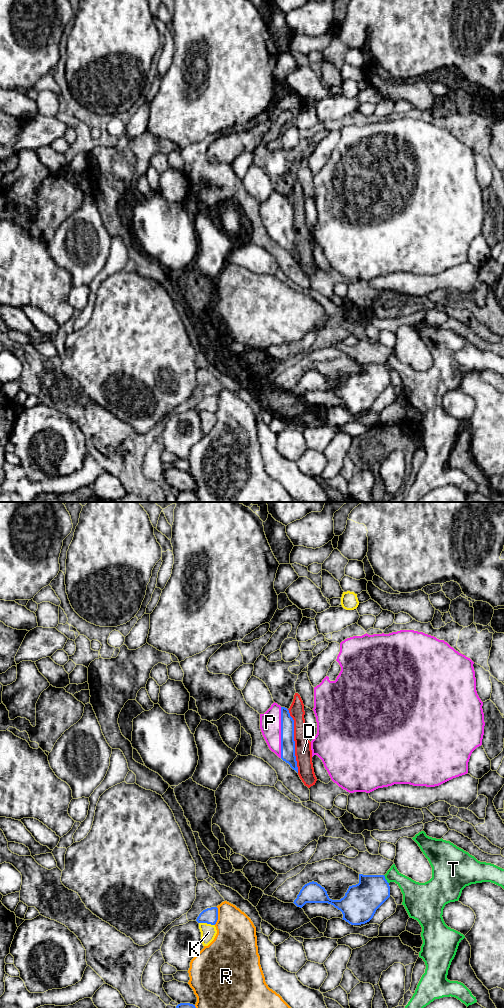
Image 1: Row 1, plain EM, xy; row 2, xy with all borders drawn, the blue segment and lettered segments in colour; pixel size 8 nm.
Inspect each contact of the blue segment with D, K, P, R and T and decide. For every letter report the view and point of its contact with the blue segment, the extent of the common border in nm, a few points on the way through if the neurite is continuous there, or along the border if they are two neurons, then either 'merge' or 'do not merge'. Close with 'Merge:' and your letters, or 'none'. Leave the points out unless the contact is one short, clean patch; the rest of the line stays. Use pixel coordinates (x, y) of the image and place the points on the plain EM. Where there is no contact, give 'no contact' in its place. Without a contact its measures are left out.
D: meets blue in xy at (294, 229); contact 500 nm long; do not merge
K: meets blue in xy at (207, 411); contact 130 nm long; do not merge
P: meets blue in xy at (281, 220); contact 400 nm long; runs through xy (287, 211), (281, 220), (270, 210); merge
R: meets blue in xy at (217, 404); contact 150 nm long; do not merge
T: meets blue in xy at (385, 367); contact 80 nm long; do not merge
Merge: P

